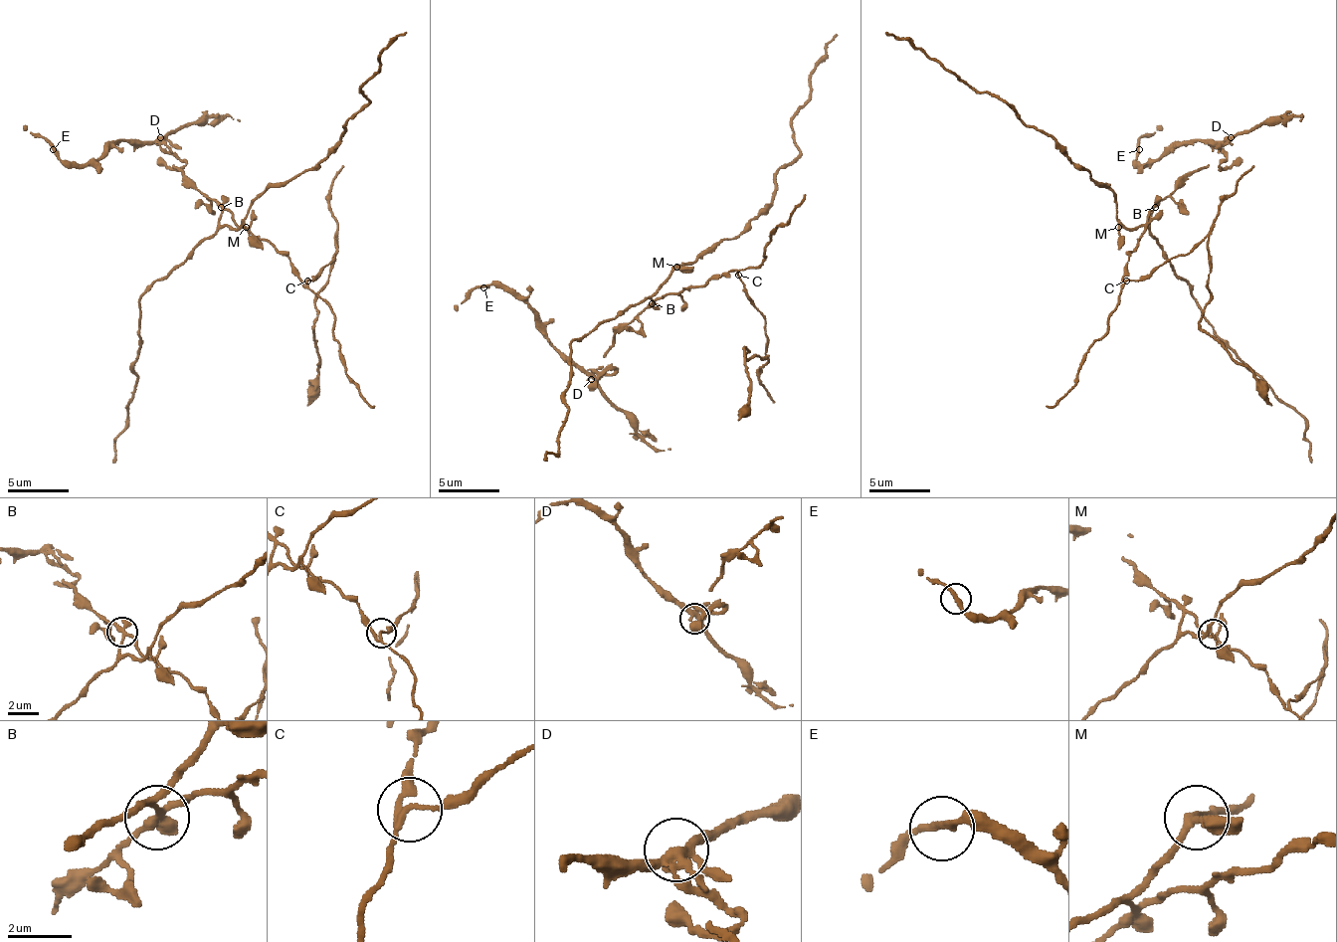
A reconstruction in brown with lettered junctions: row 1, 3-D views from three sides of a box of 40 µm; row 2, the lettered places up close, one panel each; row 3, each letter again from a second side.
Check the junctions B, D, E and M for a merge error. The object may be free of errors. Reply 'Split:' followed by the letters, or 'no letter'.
Split: B

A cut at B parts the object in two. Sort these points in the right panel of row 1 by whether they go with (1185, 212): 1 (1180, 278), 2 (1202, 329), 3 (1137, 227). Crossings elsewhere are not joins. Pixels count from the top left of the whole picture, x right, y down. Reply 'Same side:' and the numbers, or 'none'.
Same side: 2

